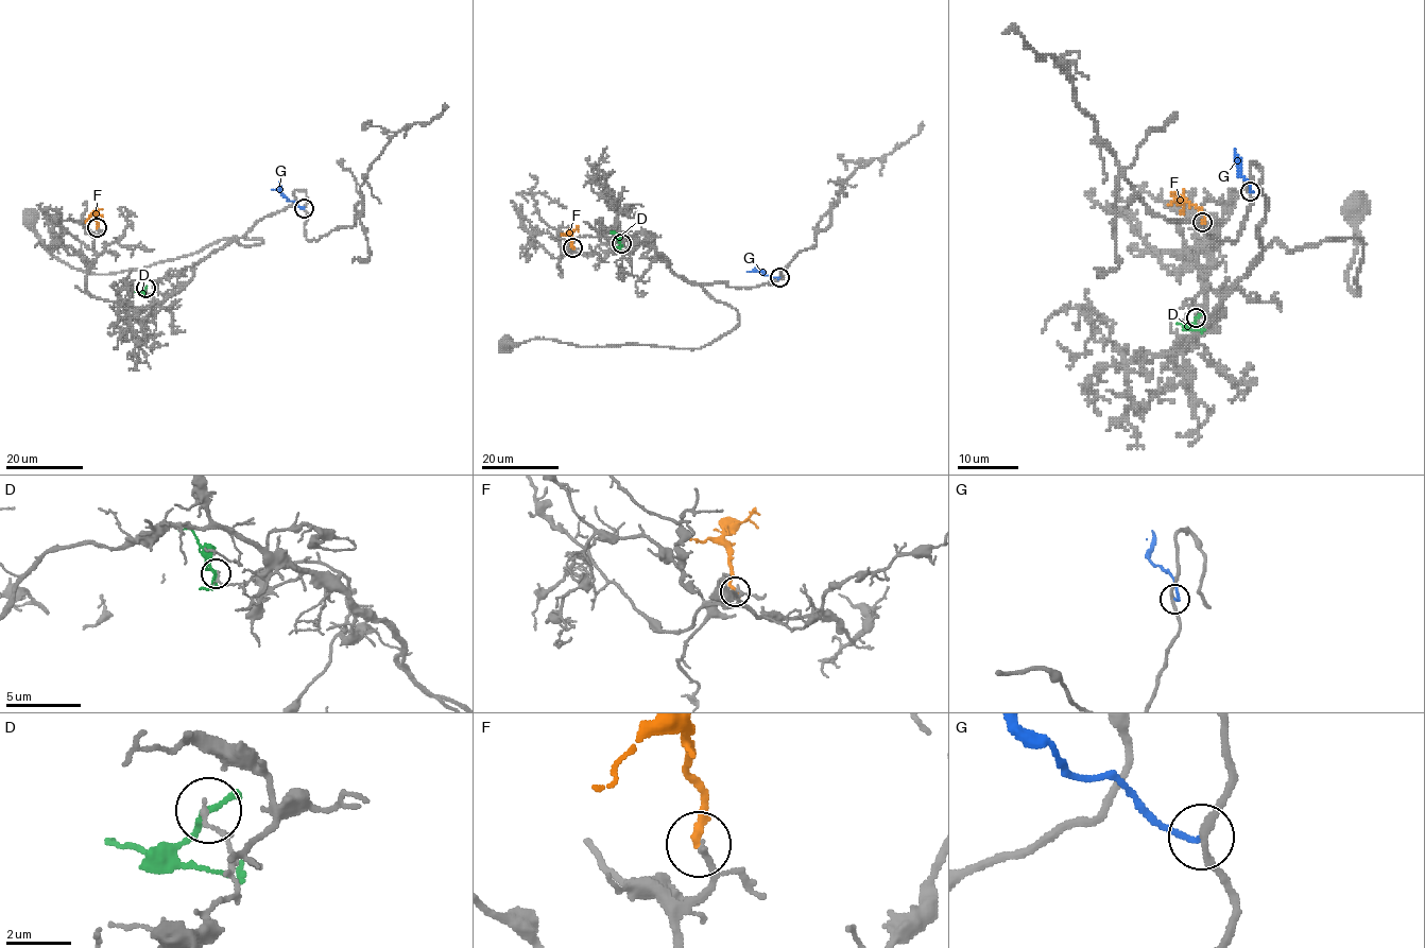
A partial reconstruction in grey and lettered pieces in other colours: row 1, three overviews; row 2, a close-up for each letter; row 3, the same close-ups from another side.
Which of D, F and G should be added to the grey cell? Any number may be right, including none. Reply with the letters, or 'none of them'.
F

